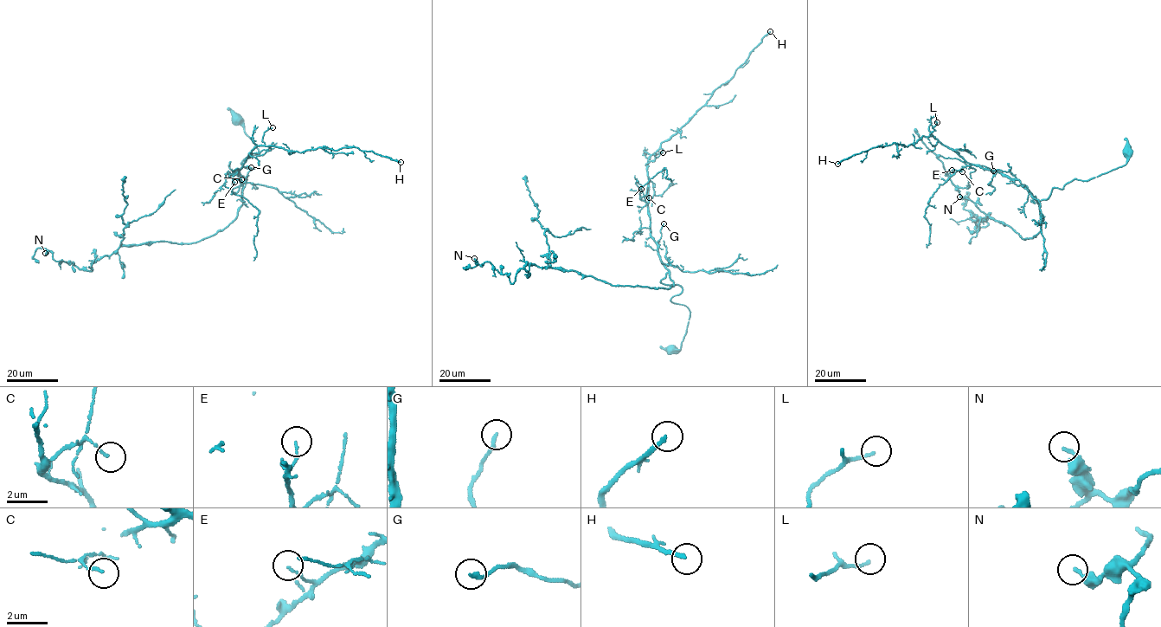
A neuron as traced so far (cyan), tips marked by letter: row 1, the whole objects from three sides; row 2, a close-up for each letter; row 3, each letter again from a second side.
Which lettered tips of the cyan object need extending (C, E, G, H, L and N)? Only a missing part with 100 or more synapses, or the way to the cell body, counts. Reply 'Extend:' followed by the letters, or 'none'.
Extend: none

